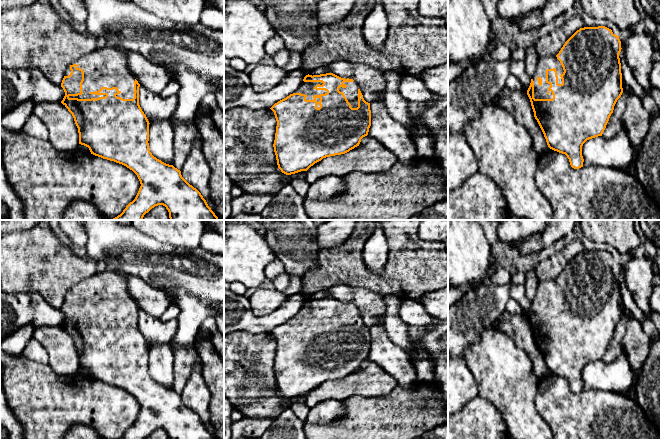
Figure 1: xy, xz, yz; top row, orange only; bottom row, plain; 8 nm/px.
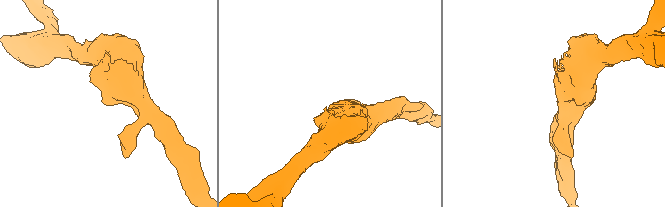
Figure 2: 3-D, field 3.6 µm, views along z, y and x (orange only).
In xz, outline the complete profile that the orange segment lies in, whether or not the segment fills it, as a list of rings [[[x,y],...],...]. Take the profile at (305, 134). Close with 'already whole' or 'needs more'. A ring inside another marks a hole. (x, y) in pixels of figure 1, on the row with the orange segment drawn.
[[[333,73],[306,75],[293,94],[278,101],[270,109],[277,121],[273,144],[277,165],[286,175],[307,171],[323,158],[349,152],[359,146],[371,126],[370,103],[364,100],[358,84],[353,79],[341,78]]]; needs more

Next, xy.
[[[101,44],[66,69],[61,87],[65,92],[61,103],[74,118],[79,133],[79,144],[88,147],[95,156],[126,166],[140,181],[141,186],[135,199],[120,215],[111,220],[142,220],[146,213],[158,205],[166,207],[170,220],[218,220],[201,193],[182,177],[181,171],[157,159],[150,152],[148,143],[150,123],[139,105],[140,84],[130,71],[123,50]]]; needs more

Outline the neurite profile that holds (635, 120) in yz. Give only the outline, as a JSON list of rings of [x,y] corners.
[[[622,80],[623,92],[628,96],[627,107],[624,111],[622,124],[628,132],[628,138],[634,150],[632,162],[622,168],[626,173],[634,172],[637,152],[648,131],[648,123],[650,114],[644,109],[642,101],[631,90],[631,88]]]

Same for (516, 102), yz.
[[[505,87],[495,98],[494,103],[504,108],[517,123],[530,133],[533,146],[538,155],[545,153],[549,147],[544,134],[534,117],[530,99],[525,90],[511,90]]]

